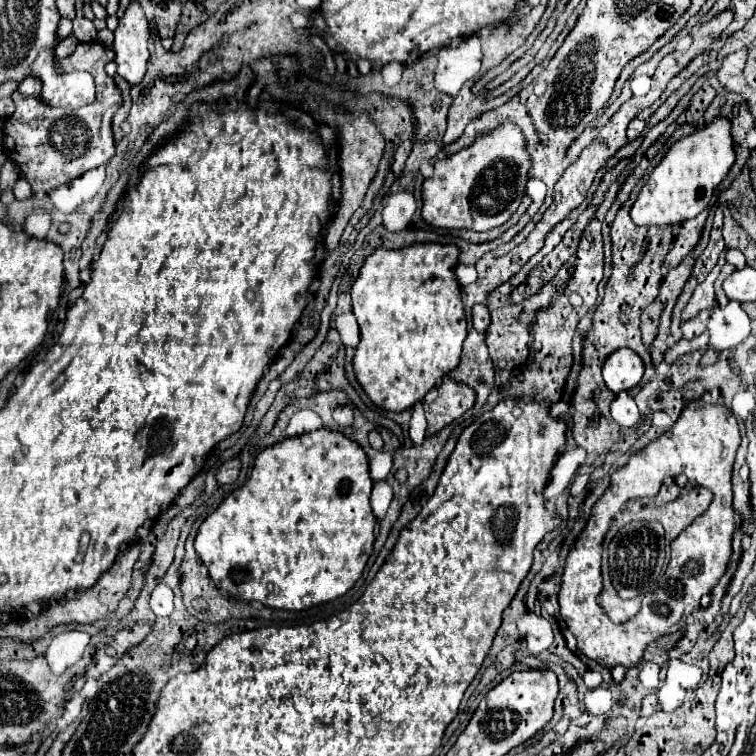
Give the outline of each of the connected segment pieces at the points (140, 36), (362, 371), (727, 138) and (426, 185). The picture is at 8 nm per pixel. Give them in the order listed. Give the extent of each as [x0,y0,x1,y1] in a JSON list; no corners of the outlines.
[[115,1,149,87],[351,243,467,411],[631,117,735,225],[421,123,531,231]]

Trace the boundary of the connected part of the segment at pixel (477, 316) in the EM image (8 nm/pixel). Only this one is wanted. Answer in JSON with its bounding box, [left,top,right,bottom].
[471,305,491,333]

